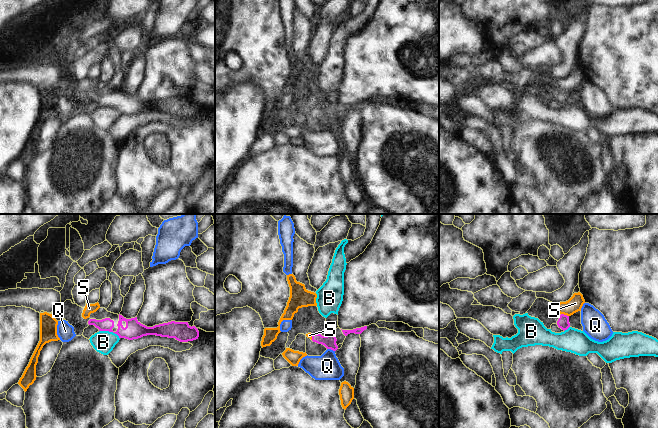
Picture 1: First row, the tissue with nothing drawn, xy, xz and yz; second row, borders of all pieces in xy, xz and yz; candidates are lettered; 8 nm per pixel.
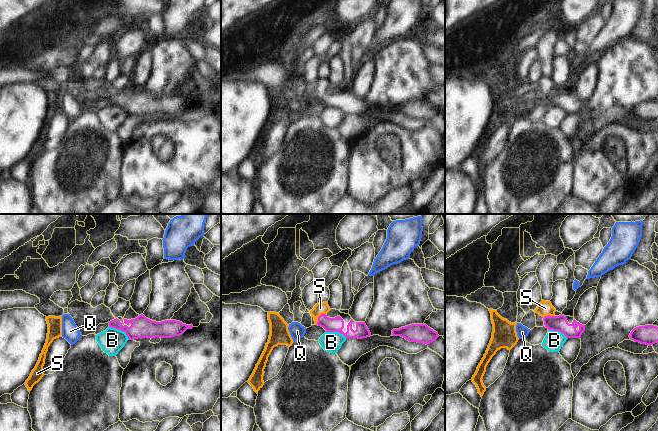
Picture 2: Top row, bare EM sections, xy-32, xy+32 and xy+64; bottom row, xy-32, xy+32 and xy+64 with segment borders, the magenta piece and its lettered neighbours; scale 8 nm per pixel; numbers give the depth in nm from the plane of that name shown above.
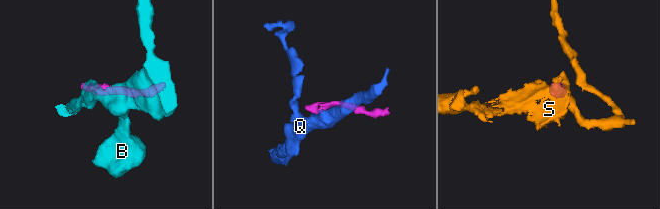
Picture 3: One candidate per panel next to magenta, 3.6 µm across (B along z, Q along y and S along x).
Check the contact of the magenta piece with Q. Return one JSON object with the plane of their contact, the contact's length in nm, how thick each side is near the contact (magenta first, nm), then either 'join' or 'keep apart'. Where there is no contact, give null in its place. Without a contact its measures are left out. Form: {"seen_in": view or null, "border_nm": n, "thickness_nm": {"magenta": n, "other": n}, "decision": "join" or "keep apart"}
{"seen_in": "xz", "border_nm": 70, "thickness_nm": {"magenta": 110, "other": 200}, "decision": "keep apart"}

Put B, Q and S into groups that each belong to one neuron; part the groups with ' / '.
B / Q / S

